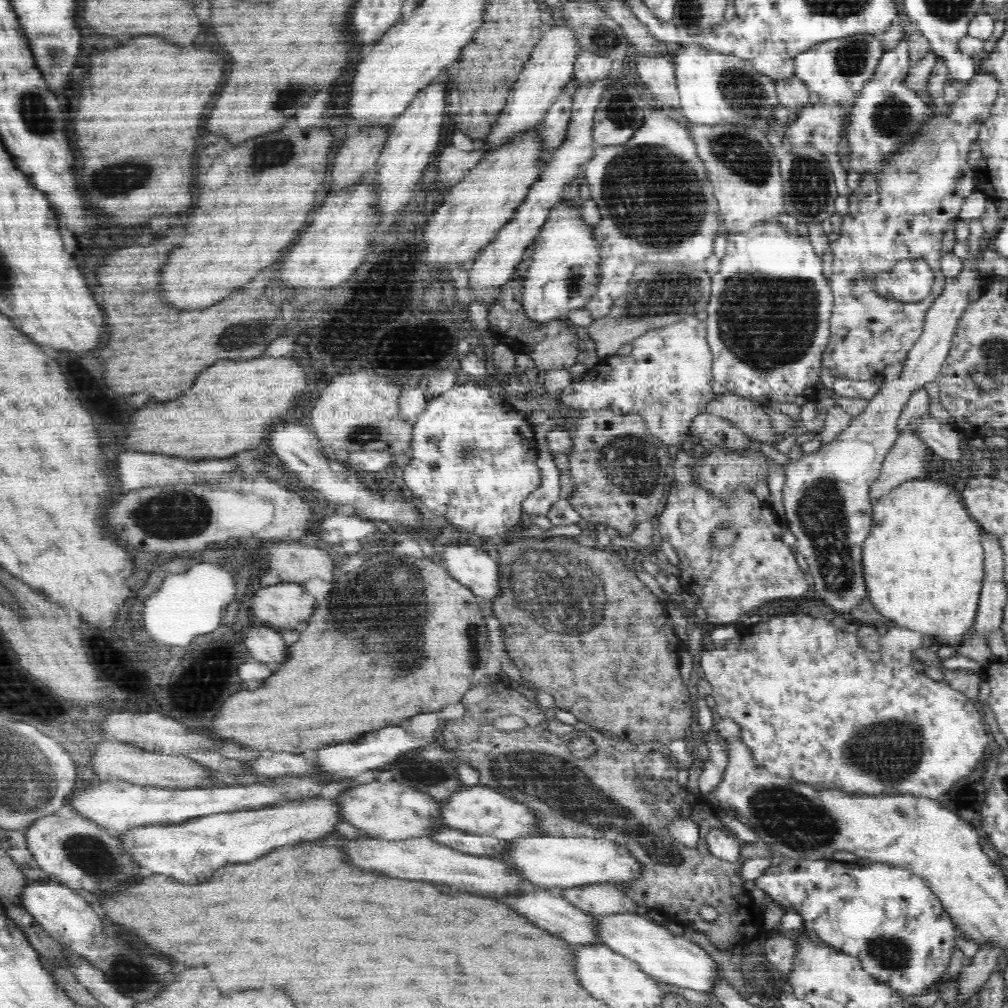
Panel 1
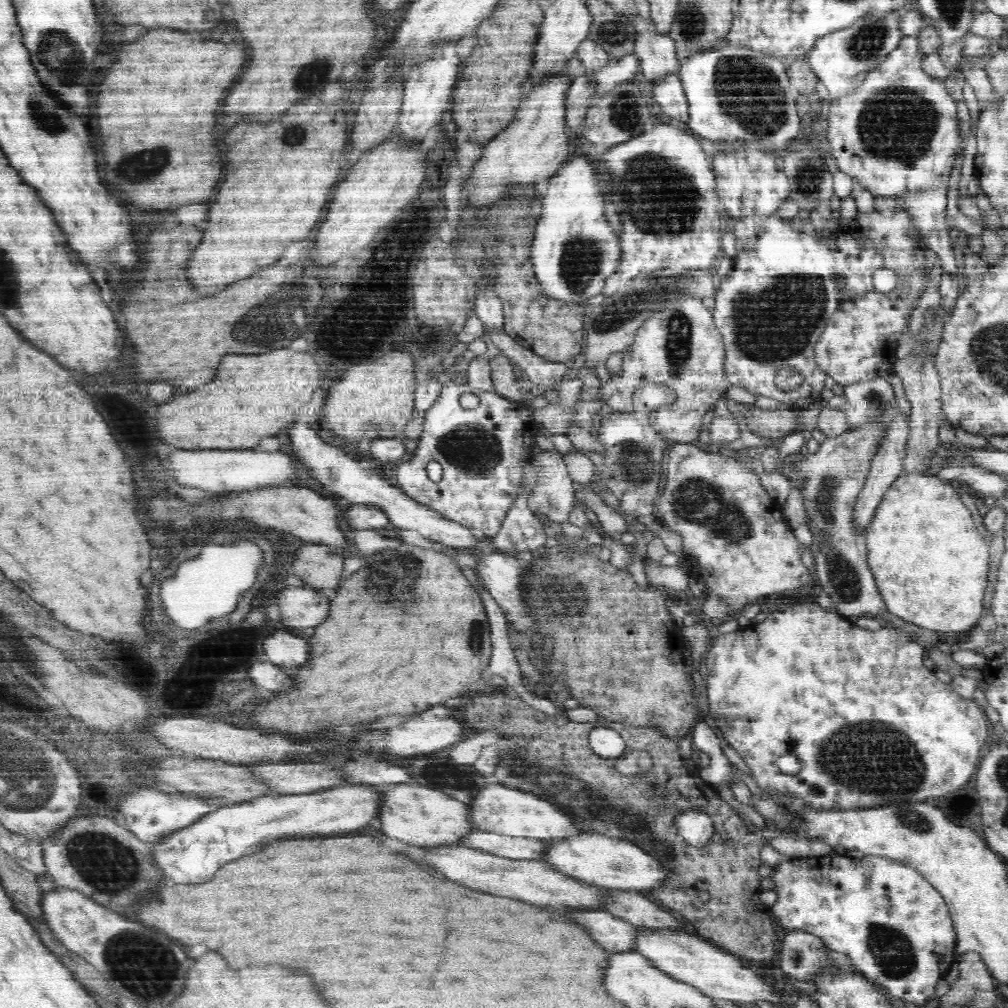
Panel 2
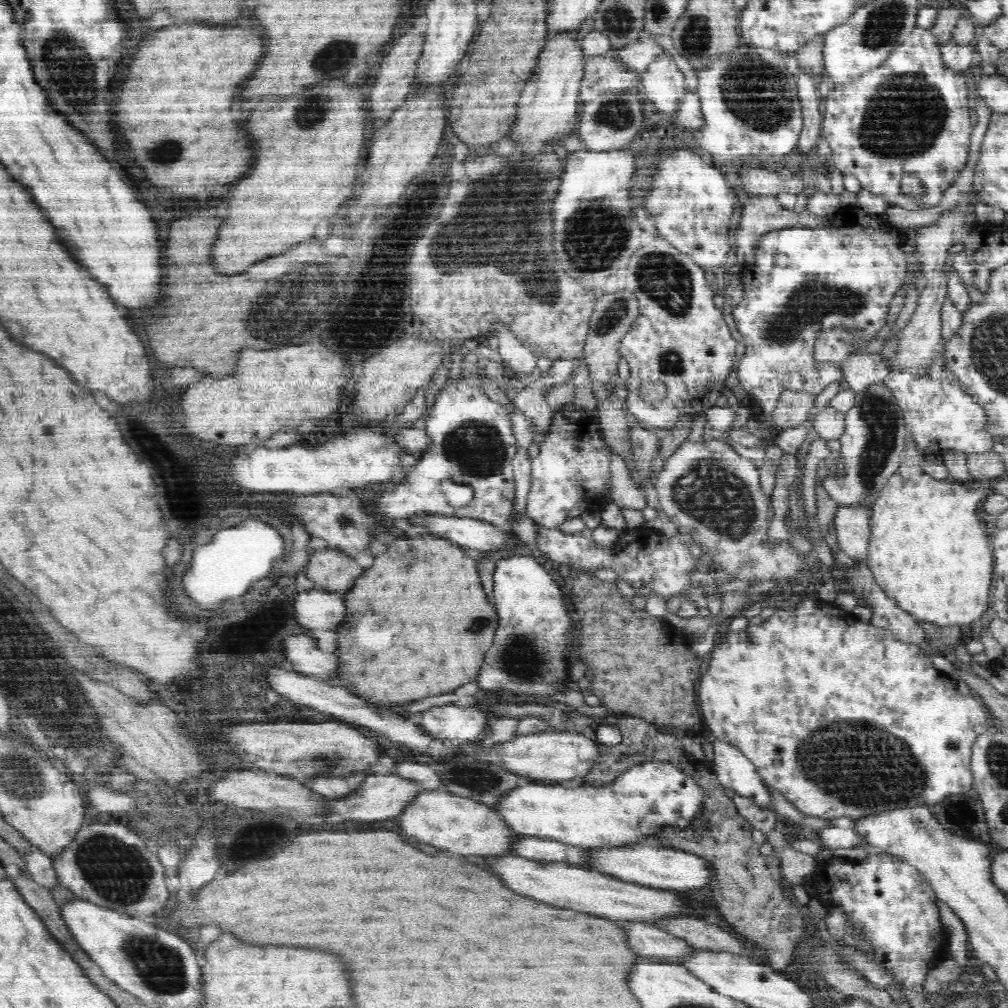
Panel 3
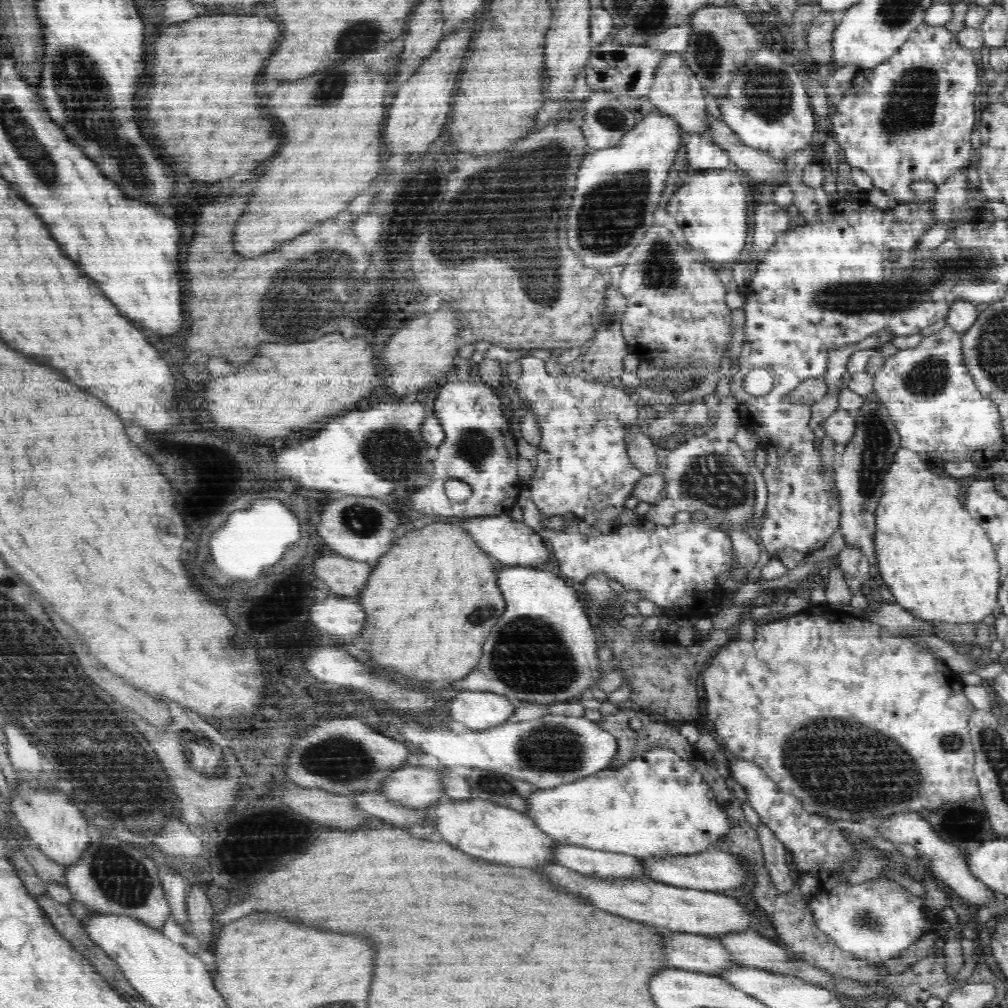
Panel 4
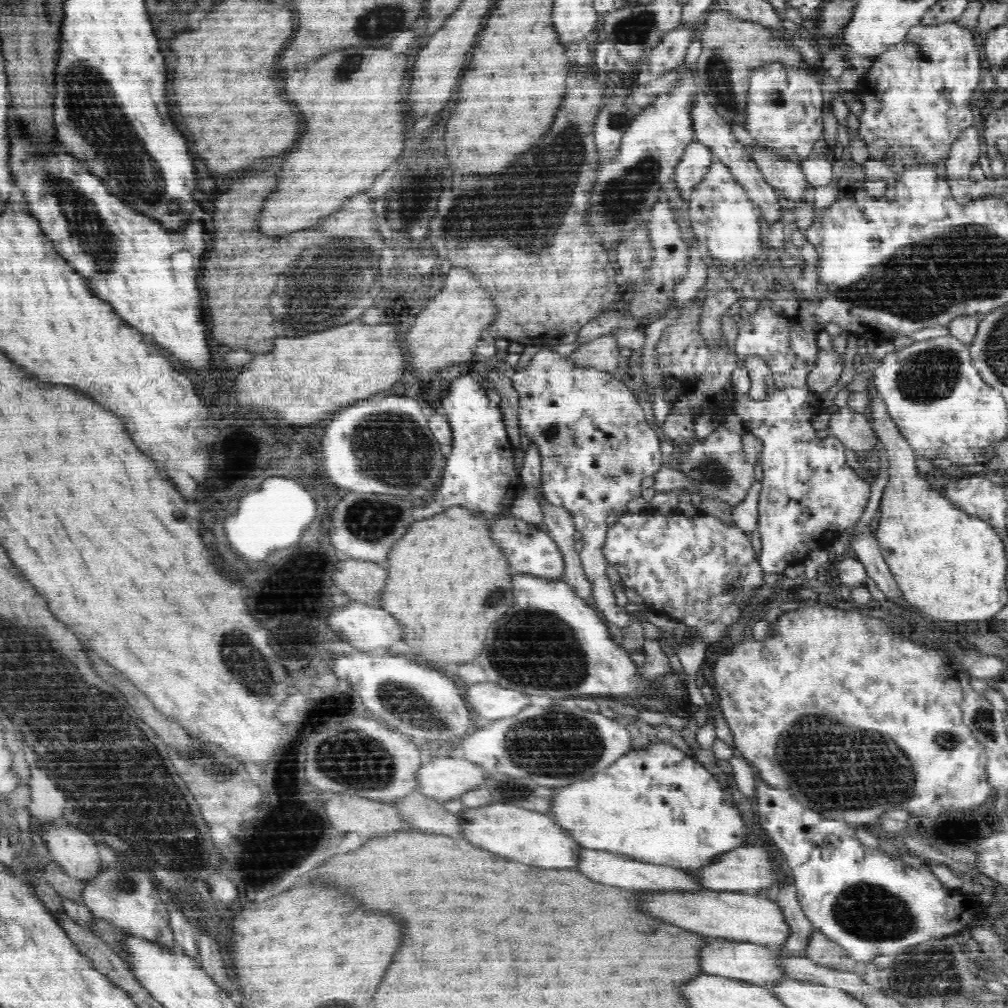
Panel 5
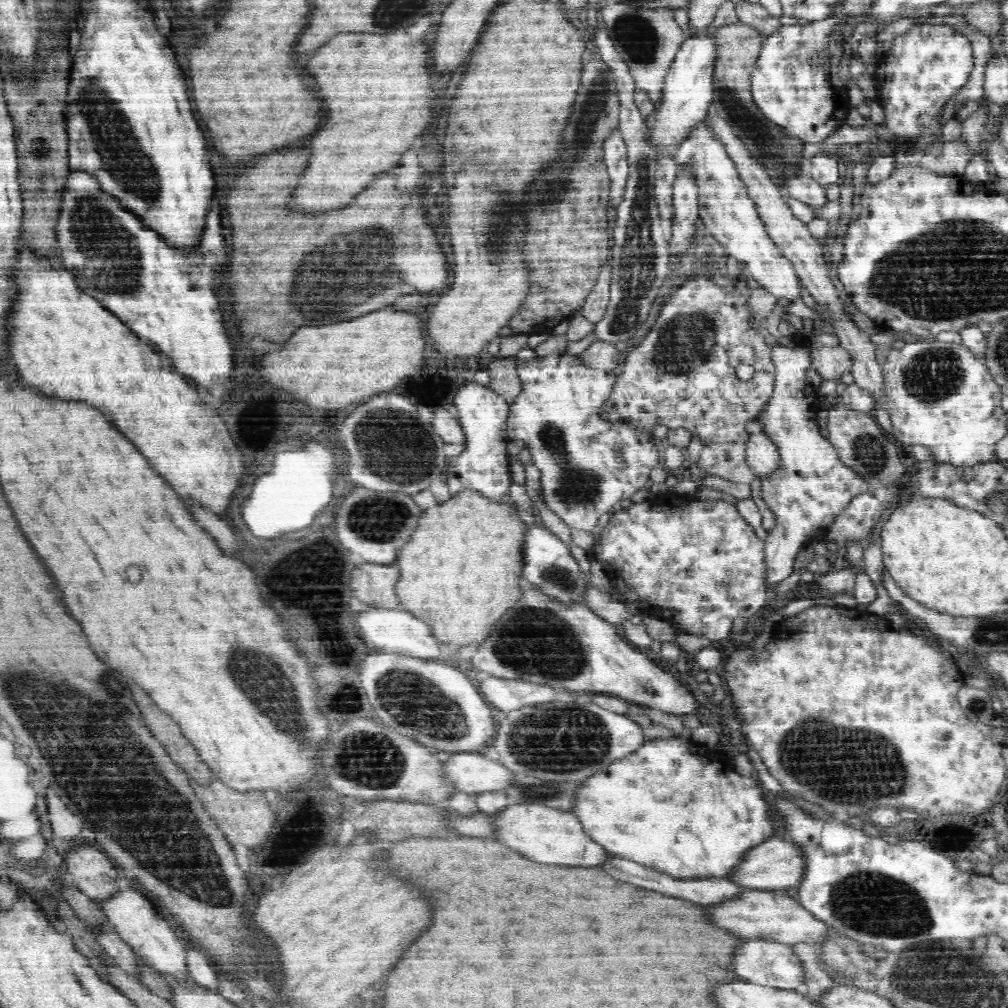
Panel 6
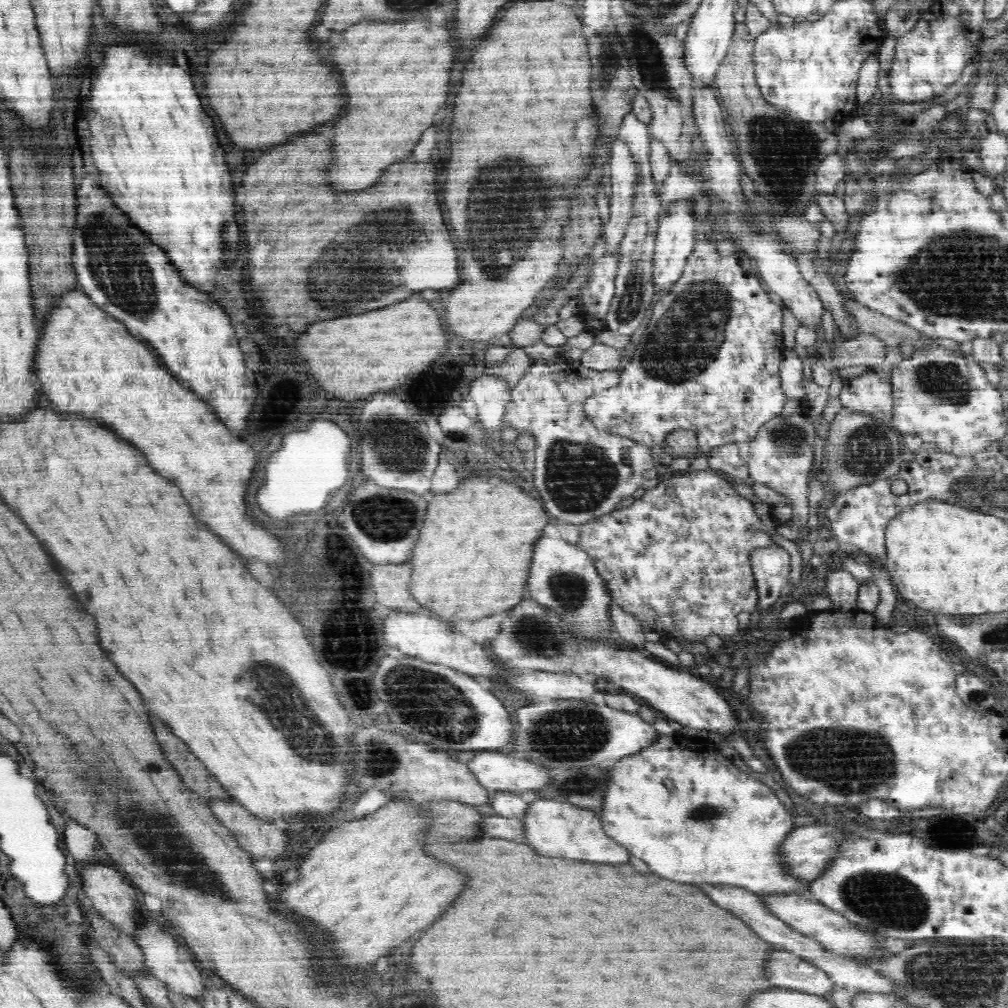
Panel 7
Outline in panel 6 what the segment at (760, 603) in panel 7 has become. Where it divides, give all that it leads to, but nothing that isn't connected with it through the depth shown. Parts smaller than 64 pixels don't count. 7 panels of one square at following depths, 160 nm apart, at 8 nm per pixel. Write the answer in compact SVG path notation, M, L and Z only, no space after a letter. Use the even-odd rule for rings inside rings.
M779 344L773 348L775 389L770 402L757 417L762 424L762 432L778 447L780 459L773 473L760 478L762 500L772 510L776 520L776 525L764 536L766 586L769 592L770 588L792 574L798 552L804 546L826 540L827 528L836 520L837 513L846 509L853 497L870 486L867 480L860 479L860 475L840 462L836 447L832 446L829 438L820 435L821 428L816 420L817 411L823 408L820 393L806 380L811 365L821 380L839 380L843 374L851 372L851 354L840 345L808 349L797 344L795 348Z

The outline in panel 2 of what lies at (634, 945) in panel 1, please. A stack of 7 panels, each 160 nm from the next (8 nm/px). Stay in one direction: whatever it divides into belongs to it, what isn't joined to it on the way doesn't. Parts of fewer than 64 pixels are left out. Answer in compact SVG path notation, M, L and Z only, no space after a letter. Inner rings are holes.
M638 926L635 951L646 956L656 968L662 969L668 976L698 988L711 998L746 1002L746 1004L756 1000L778 1002L778 996L766 986L766 982L760 976L756 976L750 968L742 966L736 955L720 947L710 946L709 941L702 939L696 933Z

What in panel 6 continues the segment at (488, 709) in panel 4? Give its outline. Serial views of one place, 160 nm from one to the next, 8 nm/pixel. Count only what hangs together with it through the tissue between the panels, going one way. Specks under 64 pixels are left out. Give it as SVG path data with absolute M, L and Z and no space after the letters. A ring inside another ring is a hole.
M486 678L478 689L496 711L511 712L529 705L548 703L554 700L556 692L543 683L514 682L504 678Z

